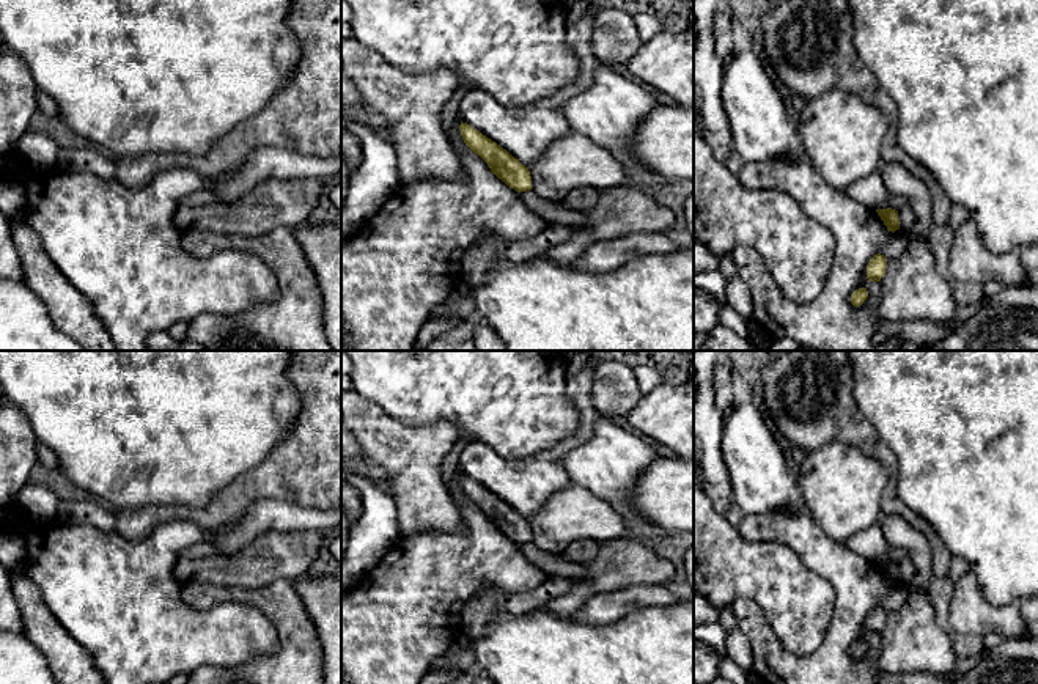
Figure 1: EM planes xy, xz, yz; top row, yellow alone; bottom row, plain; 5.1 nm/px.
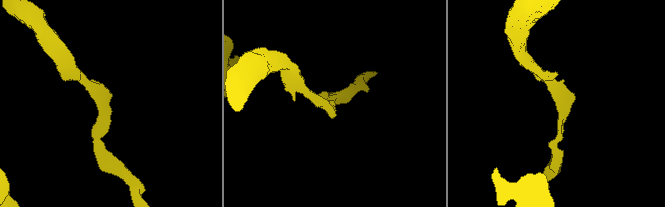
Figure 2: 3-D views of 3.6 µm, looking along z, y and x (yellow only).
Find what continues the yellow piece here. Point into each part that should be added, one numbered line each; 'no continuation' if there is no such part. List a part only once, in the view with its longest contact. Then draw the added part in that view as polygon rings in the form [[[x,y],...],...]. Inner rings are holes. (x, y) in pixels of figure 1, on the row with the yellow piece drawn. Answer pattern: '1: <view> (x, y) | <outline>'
no continuation

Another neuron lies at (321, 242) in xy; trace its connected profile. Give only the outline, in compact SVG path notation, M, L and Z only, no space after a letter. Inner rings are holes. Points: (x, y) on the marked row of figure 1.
M311 219L308 228L293 231L318 281L324 335L341 351L341 222Z

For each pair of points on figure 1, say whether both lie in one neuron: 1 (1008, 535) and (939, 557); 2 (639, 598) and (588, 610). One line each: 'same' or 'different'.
1: different
2: same

